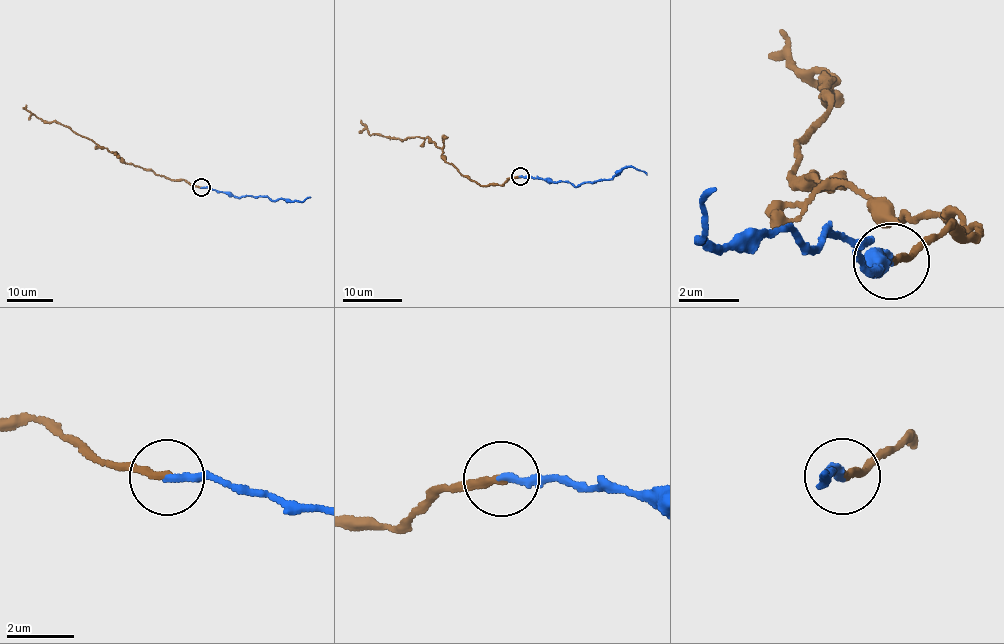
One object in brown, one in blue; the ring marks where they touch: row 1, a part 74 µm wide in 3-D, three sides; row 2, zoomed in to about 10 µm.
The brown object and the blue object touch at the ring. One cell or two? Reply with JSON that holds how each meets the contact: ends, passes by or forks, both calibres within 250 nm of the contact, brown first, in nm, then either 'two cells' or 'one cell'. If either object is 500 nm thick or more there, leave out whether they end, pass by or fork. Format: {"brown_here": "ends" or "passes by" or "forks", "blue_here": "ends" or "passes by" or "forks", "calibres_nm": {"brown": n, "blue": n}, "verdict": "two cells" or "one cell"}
{"brown_here": "ends", "blue_here": "ends", "calibres_nm": {"brown": 240, "blue": 240}, "verdict": "one cell"}

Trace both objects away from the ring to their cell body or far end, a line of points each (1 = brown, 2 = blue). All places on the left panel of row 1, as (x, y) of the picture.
1: (201, 187), (127, 164), (116, 153), (53, 121), (45, 122), (22, 107)
2: (201, 187), (238, 197), (266, 196), (274, 201), (285, 198), (295, 201), (311, 197)

